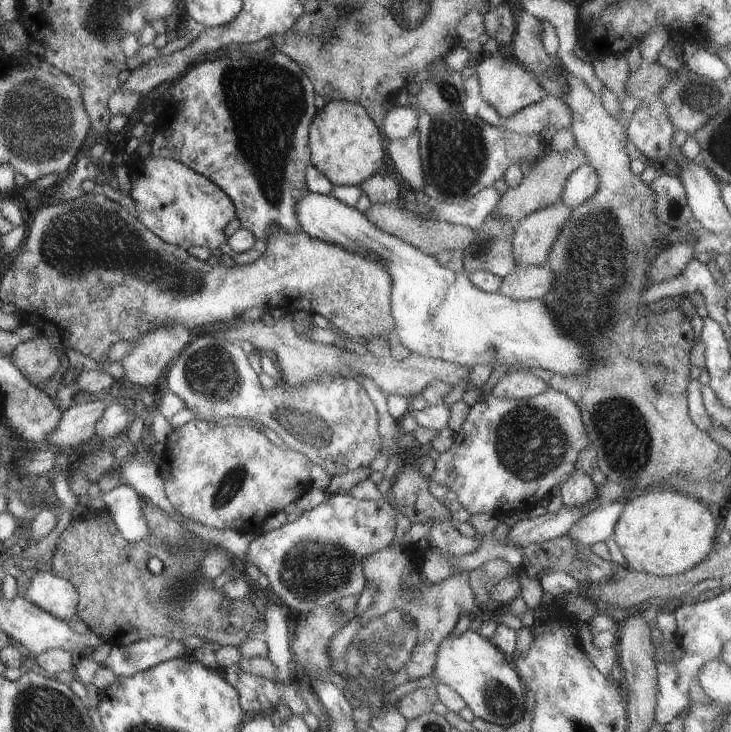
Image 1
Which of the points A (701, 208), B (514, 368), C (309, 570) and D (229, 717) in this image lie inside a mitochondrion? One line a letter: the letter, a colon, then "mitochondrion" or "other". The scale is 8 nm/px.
A: other
B: other
C: mitochondrion
D: other

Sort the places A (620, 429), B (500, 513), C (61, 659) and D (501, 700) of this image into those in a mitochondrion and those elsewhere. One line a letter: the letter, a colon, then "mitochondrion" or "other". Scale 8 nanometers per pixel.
A: mitochondrion
B: other
C: other
D: mitochondrion

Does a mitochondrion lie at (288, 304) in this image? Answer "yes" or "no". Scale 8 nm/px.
no

